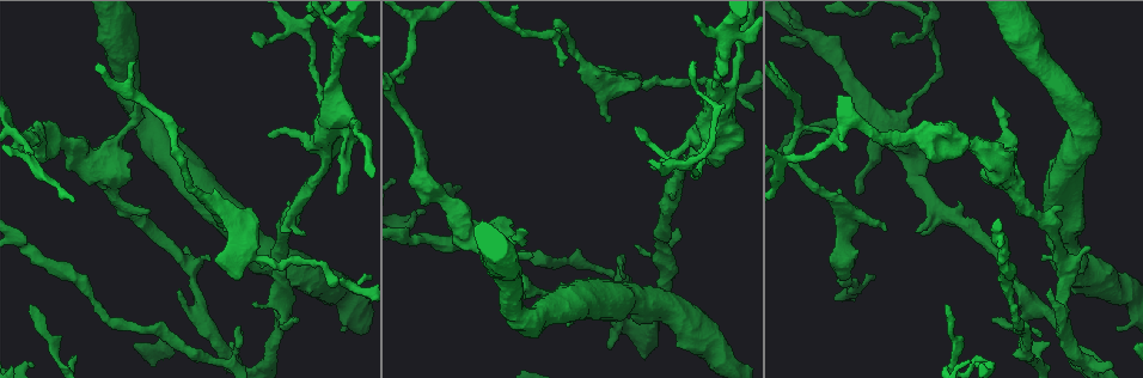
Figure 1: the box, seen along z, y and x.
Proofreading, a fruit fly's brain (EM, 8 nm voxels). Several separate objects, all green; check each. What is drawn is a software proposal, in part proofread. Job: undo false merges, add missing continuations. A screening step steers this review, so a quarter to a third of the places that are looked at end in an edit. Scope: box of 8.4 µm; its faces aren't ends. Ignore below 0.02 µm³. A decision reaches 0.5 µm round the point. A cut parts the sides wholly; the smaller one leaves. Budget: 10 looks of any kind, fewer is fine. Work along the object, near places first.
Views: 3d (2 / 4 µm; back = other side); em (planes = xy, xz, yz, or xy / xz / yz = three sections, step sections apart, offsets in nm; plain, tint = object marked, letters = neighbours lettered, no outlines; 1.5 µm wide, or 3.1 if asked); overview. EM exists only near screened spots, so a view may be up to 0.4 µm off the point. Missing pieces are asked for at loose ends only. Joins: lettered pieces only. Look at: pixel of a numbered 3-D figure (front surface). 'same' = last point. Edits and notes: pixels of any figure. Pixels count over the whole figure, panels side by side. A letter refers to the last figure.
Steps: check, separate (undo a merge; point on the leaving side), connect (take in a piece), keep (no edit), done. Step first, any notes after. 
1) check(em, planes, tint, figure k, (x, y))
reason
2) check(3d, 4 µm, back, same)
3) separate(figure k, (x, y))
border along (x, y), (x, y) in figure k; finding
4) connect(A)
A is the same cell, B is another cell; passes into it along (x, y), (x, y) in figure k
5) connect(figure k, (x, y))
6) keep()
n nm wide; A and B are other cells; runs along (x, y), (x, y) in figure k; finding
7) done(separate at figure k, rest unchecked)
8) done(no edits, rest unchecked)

check(3d, 2 µm, figure 1, (611, 274))
sharp bend

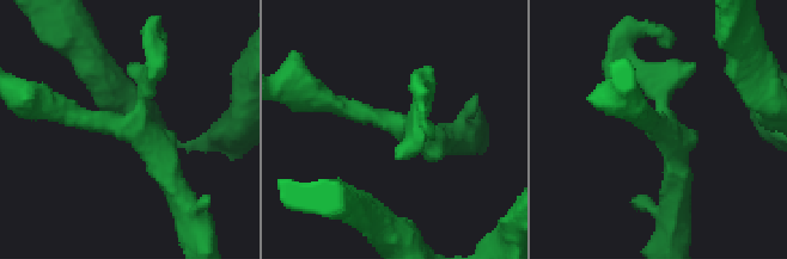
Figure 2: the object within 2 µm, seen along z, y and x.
check(em, planes, plain, figure 2, (659, 121))
shape alone is not enough

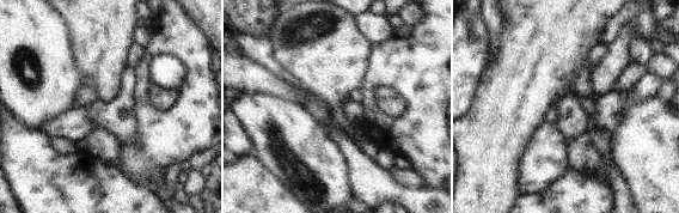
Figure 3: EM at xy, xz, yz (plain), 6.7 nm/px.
check(em, planes, letters, same)
see the neighbours

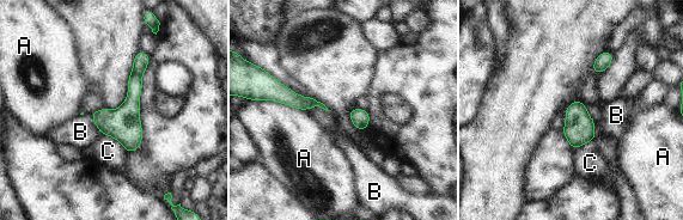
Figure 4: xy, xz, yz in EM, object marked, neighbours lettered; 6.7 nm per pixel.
keep()
130 nm wide; A, B and C are other cells; border along (89, 114), (101, 134) in figure 4; one neuron here

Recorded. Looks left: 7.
check(em, xy, step 4, tint, figure 1, (1049, 291))
an open end

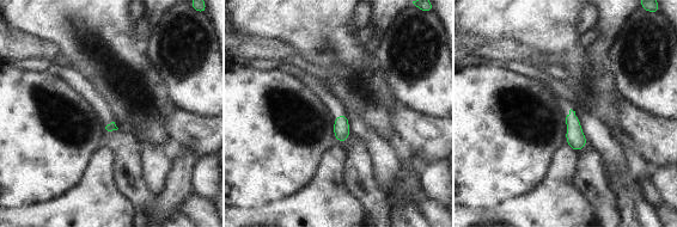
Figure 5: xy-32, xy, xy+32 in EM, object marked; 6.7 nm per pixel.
check(em, planes, letters, same)

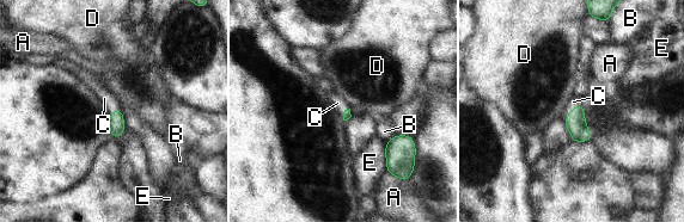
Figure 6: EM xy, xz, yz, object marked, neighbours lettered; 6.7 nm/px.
connect(C)
C is the same cell, A, B, D and E are other cells; passes into it along (575, 123), (572, 109), (573, 102) in figure 6; it goes on there

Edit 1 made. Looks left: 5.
check(overview)

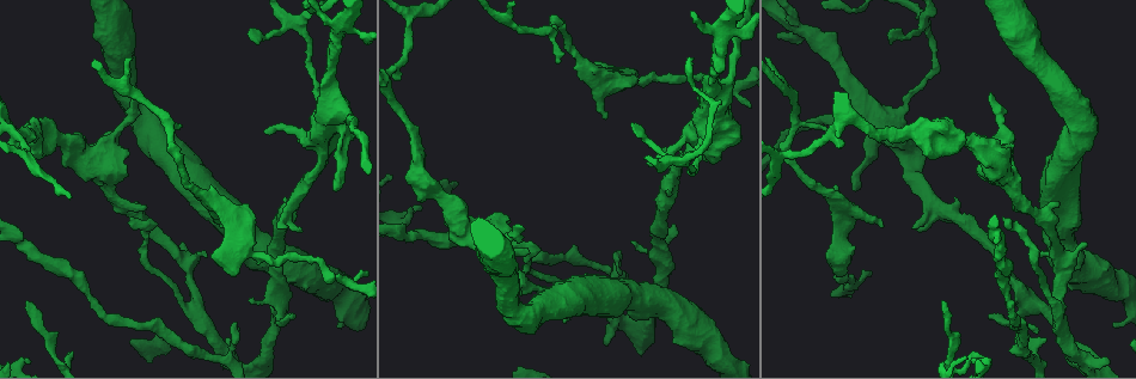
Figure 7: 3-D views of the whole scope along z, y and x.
check(em, xy, step 4, tint, figure 7, (337, 325))
stops while still wide

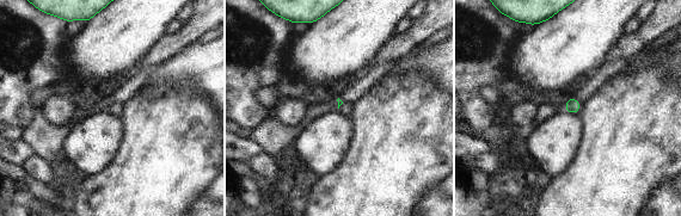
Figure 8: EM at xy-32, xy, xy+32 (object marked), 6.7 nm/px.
check(em, planes, letters, same)

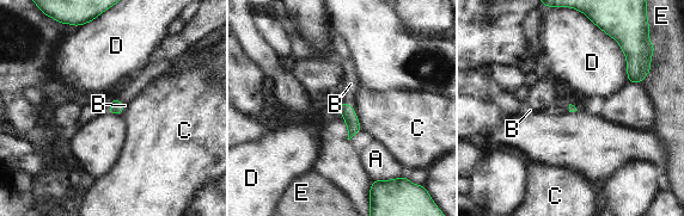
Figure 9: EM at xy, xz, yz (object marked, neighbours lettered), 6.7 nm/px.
connect(B)
B is the same cell, A, C, D and E are other cells; passes into it along (353, 127), (352, 105), (350, 84) in figure 9; it goes on there

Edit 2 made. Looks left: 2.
check(overview)

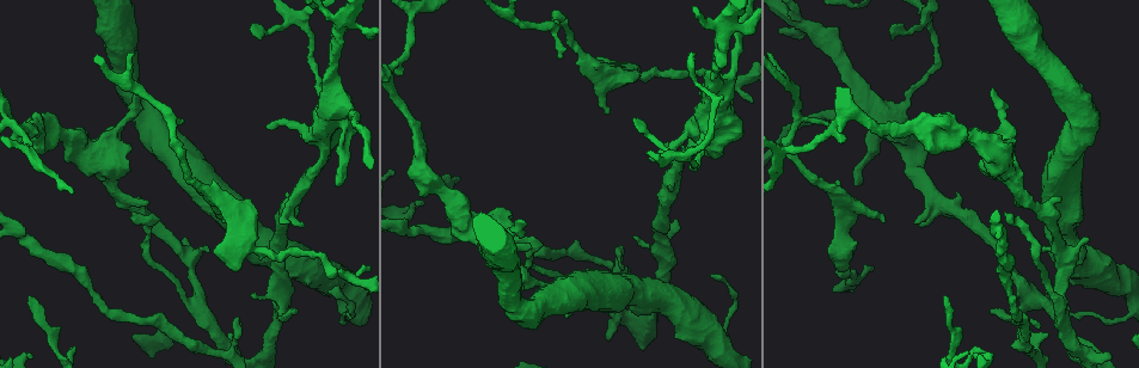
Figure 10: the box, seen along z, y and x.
check(em, planes, letters, figure 10, (525, 221))
branch stops here

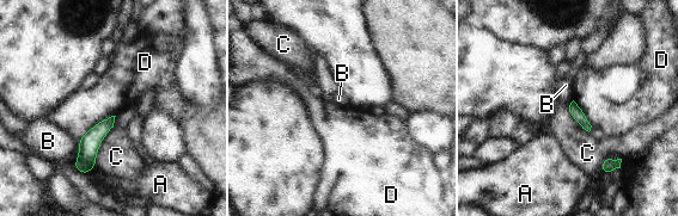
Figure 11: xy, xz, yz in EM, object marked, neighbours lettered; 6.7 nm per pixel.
keep()
A, B, C and D are other cells; border along (114, 127), (99, 146), (95, 166) in figure 11; no lettered piece goes on from it

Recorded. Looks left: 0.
done(connect at figure 6, connect at figure 9, rest unchecked)

